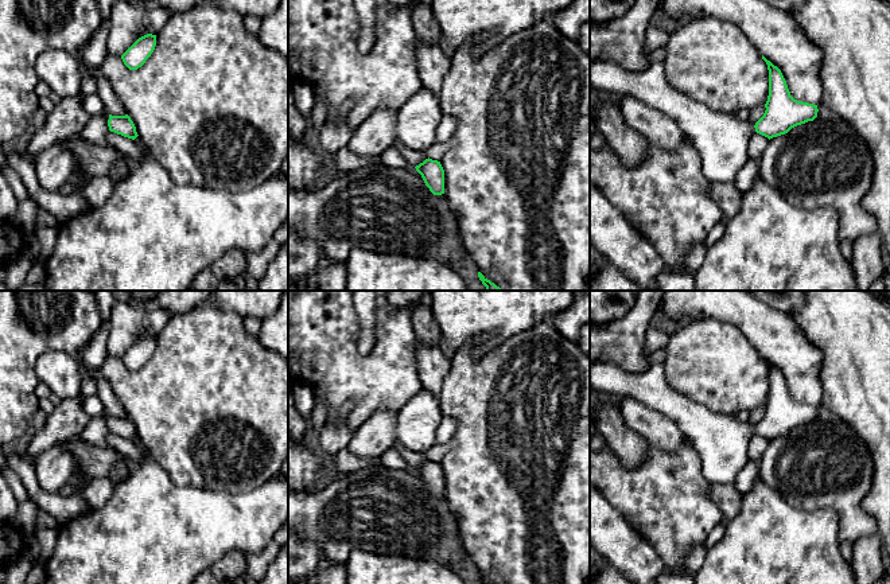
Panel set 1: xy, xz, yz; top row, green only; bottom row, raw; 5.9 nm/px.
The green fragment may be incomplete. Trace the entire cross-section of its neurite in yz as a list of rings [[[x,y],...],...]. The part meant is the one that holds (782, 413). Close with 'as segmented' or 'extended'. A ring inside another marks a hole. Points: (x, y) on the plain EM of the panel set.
[[[763,357],[762,361],[769,371],[769,397],[765,405],[766,412],[754,428],[749,421],[741,421],[737,416],[716,414],[707,406],[673,390],[665,379],[661,359],[654,359],[642,373],[627,373],[619,366],[606,362],[590,363],[590,396],[631,397],[669,417],[695,445],[701,460],[701,474],[707,482],[710,484],[734,484],[738,474],[750,463],[747,453],[754,433],[770,441],[788,435],[797,427],[813,423],[819,413],[817,406],[794,401],[781,371]]]; extended

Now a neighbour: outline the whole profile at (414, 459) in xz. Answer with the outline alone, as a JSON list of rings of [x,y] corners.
[[[396,441],[393,448],[407,460],[407,463],[415,470],[420,464],[423,464],[425,460],[428,460],[425,452],[413,452],[408,448],[405,448],[401,443]]]

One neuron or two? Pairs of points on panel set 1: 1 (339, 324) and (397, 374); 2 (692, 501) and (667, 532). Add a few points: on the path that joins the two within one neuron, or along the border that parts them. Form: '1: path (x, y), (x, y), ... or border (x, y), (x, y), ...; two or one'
1: path (341, 343), (370, 374), (379, 374); one
2: path (684, 509), (675, 518), (673, 524); one

